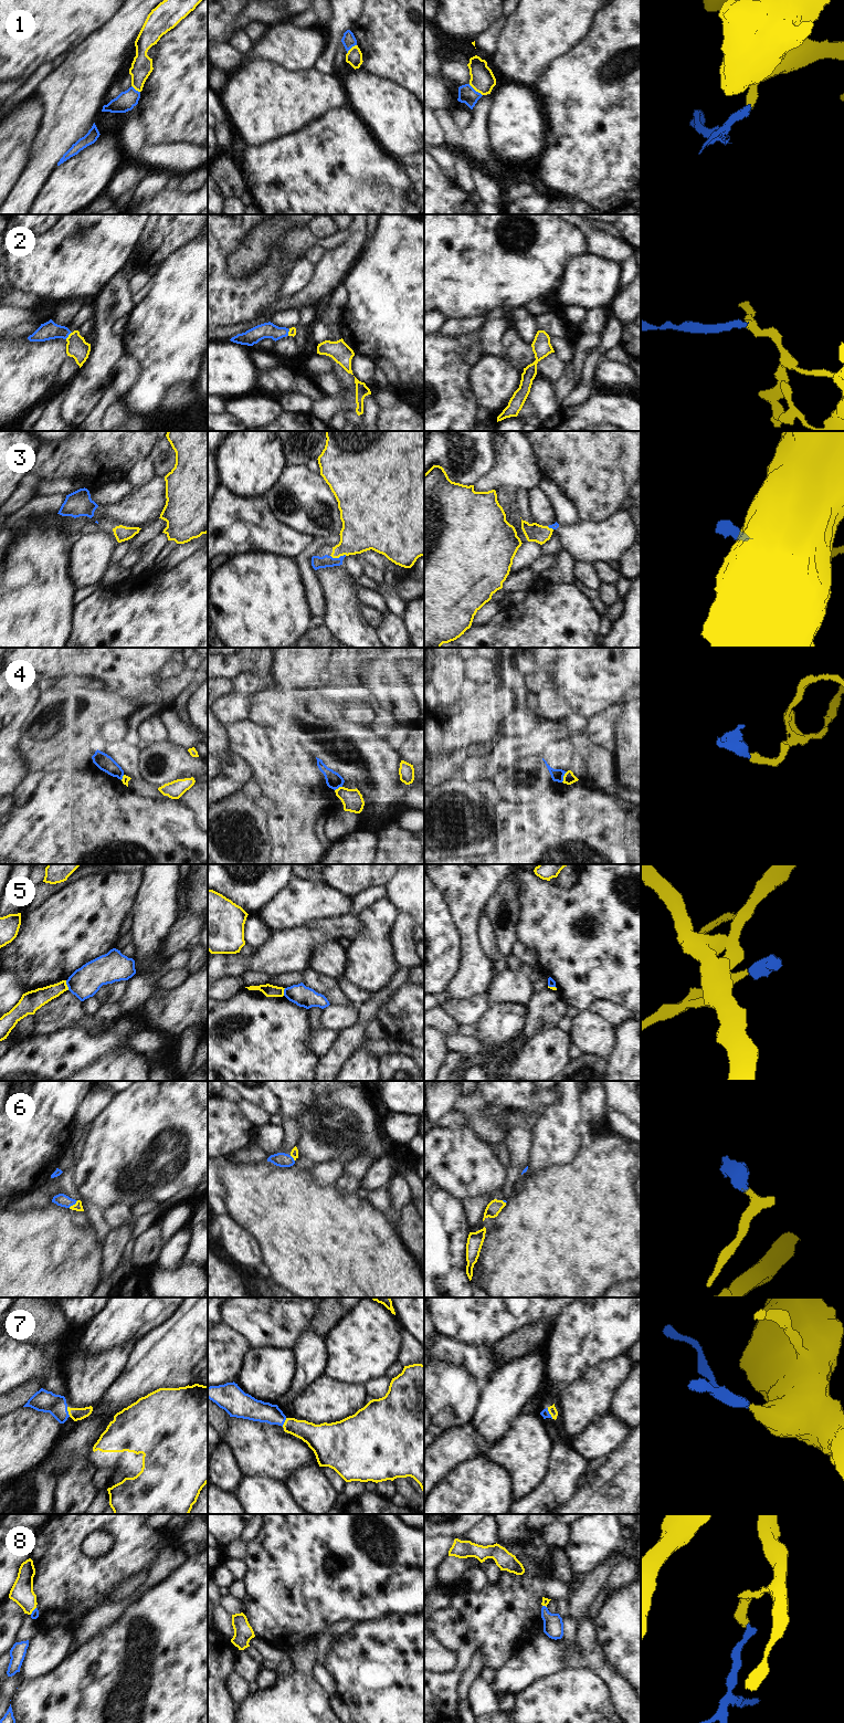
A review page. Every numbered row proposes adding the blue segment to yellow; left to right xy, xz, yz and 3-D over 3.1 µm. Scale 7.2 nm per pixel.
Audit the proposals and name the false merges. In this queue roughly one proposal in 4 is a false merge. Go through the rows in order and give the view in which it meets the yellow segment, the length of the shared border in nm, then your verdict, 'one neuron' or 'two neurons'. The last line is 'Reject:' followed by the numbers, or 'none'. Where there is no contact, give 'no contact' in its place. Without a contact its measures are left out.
1: yz | 130 nm | two neurons
2: xy | 70 nm | one neuron
3: xz | 120 nm | one neuron
4: yz | 90 nm | two neurons
5: xy | 80 nm | two neurons
6: xy | 90 nm | one neuron
7: yz | 90 nm | one neuron
8: xy | 70 nm | one neuron
Reject: 1, 4, 5

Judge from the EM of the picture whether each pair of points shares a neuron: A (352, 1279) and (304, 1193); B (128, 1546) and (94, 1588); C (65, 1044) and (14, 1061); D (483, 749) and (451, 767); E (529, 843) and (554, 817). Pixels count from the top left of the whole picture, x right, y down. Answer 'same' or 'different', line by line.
A: same
B: same
C: same
D: same
E: same

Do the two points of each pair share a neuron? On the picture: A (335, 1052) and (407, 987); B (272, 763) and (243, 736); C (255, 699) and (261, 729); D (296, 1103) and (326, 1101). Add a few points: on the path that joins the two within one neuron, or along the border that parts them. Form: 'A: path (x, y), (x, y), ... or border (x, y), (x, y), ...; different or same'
A: border (392, 994), (375, 1018); different
B: path (265, 756), (250, 741); same
C: border (261, 715), (263, 716); different
D: border (322, 1092), (306, 1109), (292, 1116); different

